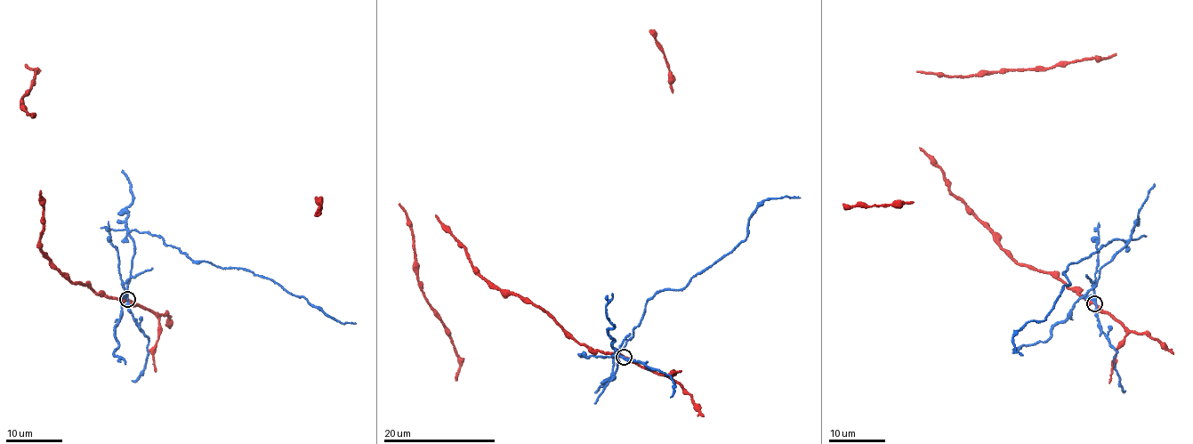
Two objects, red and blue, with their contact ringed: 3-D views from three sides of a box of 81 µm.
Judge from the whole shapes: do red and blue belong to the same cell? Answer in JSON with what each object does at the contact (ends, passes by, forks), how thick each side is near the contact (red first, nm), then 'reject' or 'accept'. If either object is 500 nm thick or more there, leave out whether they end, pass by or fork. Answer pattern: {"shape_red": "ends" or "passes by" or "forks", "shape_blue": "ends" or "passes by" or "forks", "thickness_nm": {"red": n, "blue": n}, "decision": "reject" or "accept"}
{"shape_red": "passes by", "shape_blue": "passes by", "thickness_nm": {"red": 360, "blue": 280}, "decision": "reject"}

